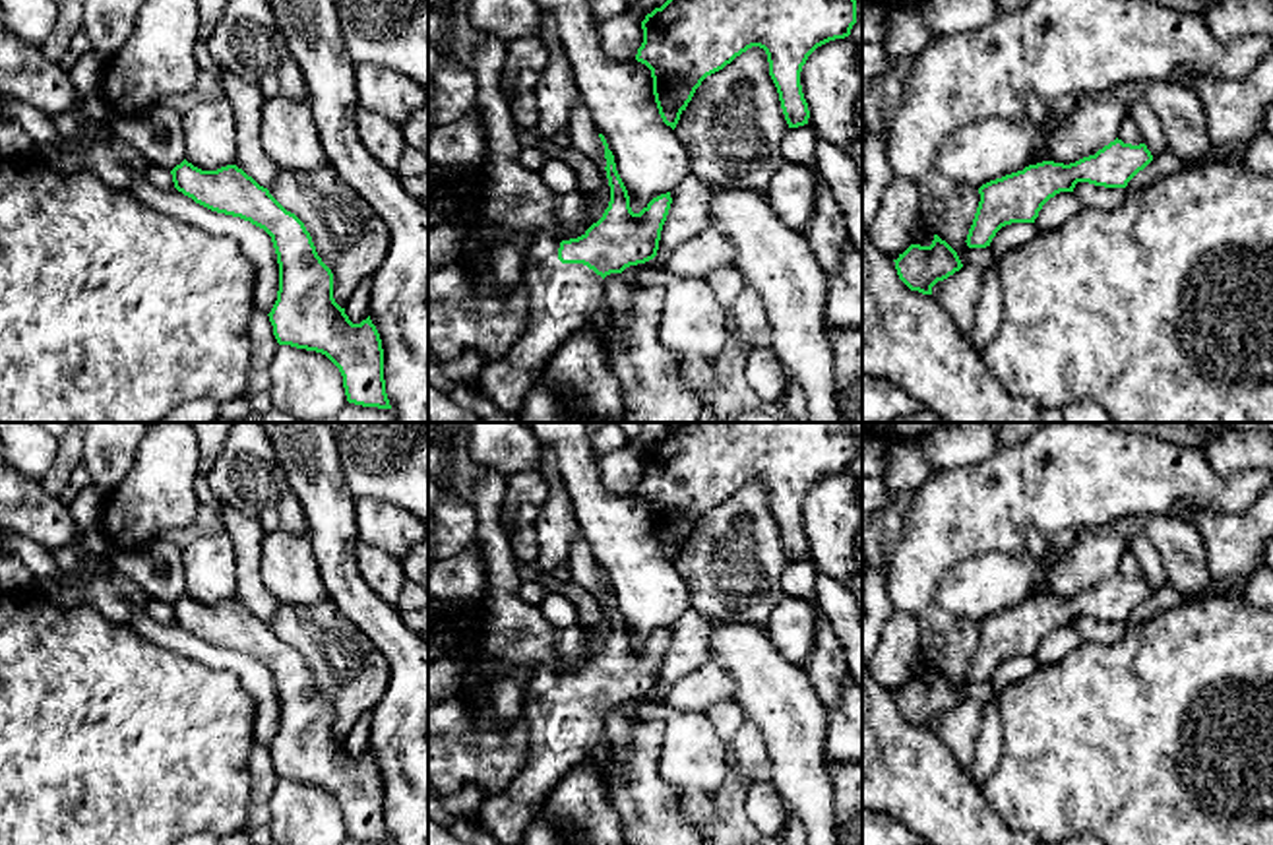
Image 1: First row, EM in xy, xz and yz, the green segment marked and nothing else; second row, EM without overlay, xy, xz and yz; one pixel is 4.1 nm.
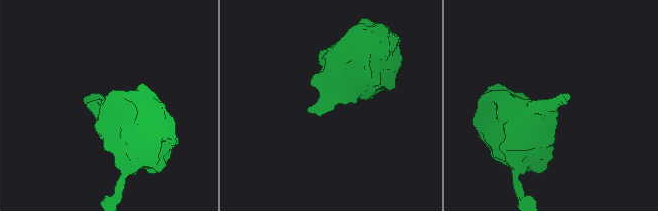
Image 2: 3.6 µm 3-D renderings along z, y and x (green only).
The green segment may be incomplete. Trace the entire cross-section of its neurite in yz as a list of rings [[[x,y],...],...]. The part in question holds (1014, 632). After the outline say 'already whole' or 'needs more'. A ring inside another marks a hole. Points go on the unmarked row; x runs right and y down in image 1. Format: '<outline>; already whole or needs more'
[[[1116,572],[1075,597],[1042,595],[990,614],[978,622],[980,636],[965,676],[969,682],[986,682],[1002,661],[1035,657],[1050,632],[1073,626],[1077,616],[1126,622],[1151,595],[1145,578],[1132,579]]]; already whole

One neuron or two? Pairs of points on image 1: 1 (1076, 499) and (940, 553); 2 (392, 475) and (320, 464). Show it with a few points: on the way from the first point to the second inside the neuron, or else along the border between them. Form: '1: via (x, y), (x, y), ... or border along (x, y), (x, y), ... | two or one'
1: via (1043, 499), (998, 500), (973, 524) | one
2: border along (336, 442), (343, 481), (355, 499) | two

